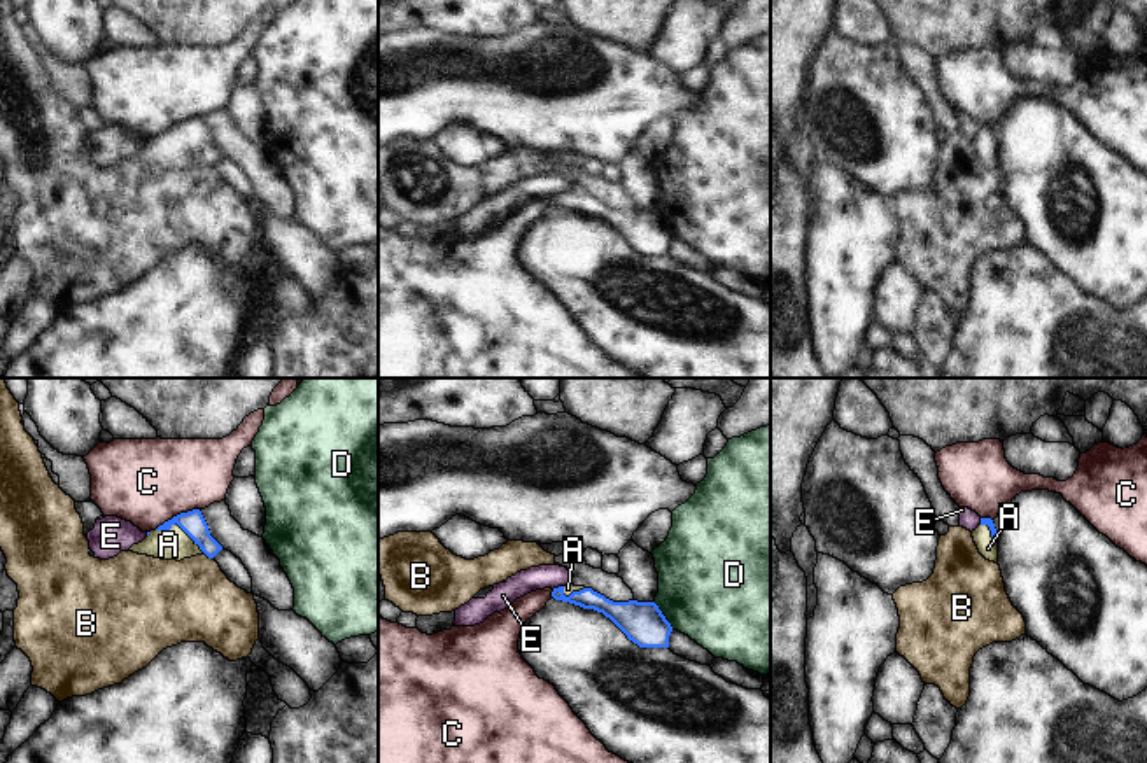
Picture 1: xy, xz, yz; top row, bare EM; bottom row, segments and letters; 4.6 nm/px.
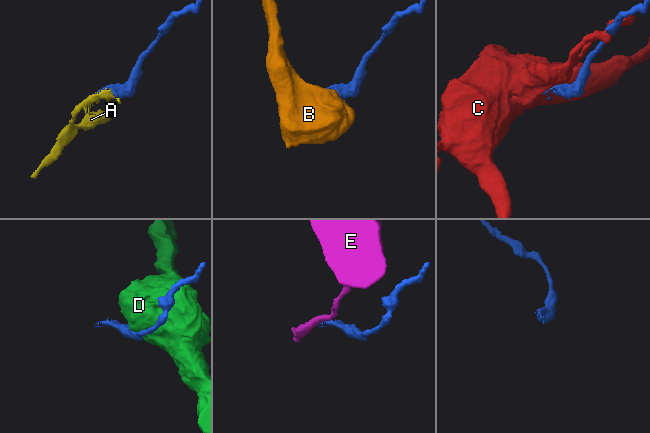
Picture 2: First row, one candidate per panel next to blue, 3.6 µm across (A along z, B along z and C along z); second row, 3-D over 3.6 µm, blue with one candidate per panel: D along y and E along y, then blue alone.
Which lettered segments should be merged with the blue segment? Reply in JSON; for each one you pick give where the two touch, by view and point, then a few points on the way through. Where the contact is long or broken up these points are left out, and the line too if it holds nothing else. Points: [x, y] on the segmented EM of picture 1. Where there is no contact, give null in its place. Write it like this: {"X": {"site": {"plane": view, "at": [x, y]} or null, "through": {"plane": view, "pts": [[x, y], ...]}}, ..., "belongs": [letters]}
{"A": {"site": {"plane": "xy", "at": [181, 527]}, "through": {"plane": "xy", "pts": [[193, 524], [181, 527], [168, 545]]}}, "belongs": ["A"]}

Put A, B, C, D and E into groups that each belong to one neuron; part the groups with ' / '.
A / B / C / D / E

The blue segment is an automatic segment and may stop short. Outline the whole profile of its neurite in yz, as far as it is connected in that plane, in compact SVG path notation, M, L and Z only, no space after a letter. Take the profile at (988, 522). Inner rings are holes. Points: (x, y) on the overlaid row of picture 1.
M981 518L981 523L975 530L972 530L974 542L979 553L989 560L998 564L998 532L991 518Z

